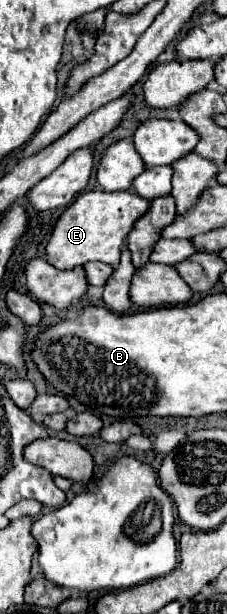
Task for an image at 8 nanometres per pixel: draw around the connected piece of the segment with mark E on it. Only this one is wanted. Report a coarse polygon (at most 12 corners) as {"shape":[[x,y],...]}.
{"shape":[[84,190],[46,244],[58,270],[118,266],[150,202]]}

